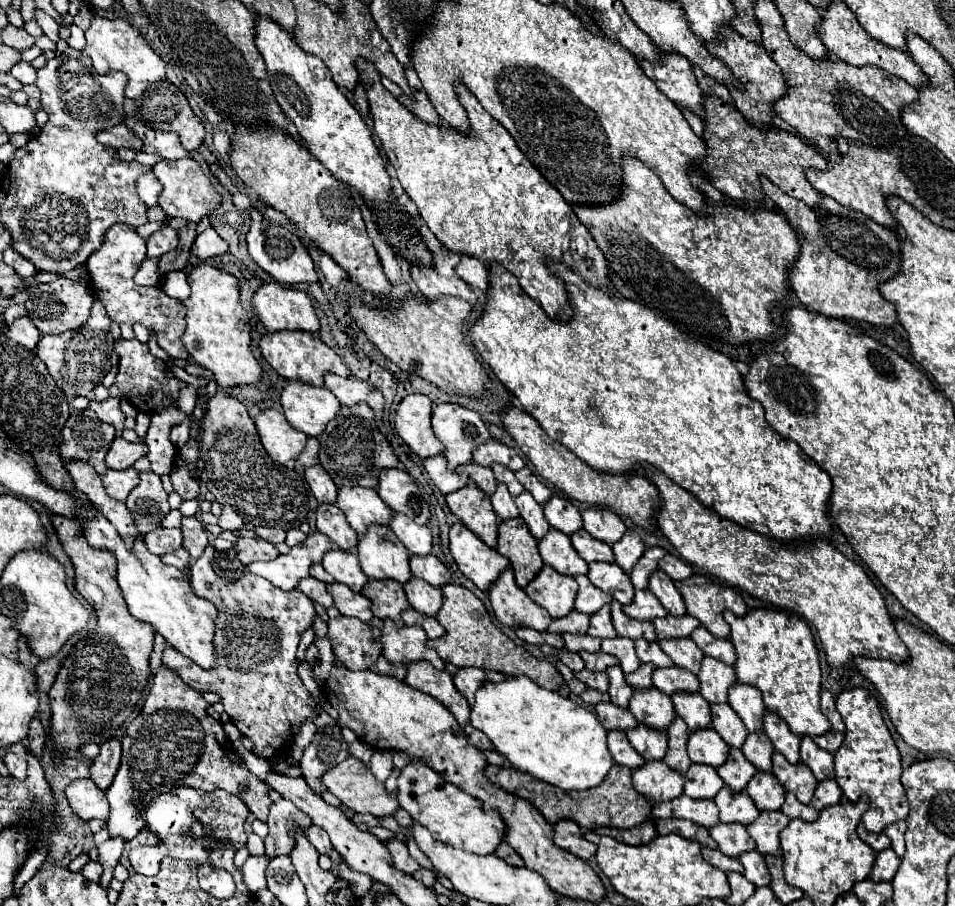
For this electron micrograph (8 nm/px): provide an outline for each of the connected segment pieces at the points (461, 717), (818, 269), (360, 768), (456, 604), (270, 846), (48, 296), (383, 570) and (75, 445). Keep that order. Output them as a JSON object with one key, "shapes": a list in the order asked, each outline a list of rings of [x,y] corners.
{"shapes":[[[[426,661],[410,663],[408,665],[406,683],[412,689],[418,689],[418,691],[428,693],[434,699],[438,699],[456,717],[458,725],[462,727],[464,735],[468,737],[468,741],[474,747],[478,747],[482,751],[494,751],[494,745],[490,745],[488,737],[482,735],[482,733],[478,733],[478,729],[474,729],[470,725],[470,707],[468,707],[468,701],[454,687],[452,675],[448,671],[438,671],[438,669],[434,669]]],[[[760,177],[760,183],[764,187],[764,195],[778,205],[788,223],[798,231],[800,255],[788,267],[788,281],[802,305],[826,317],[858,319],[882,327],[894,325],[894,305],[878,291],[878,285],[894,277],[900,269],[900,241],[894,231],[826,195],[820,197],[820,205],[808,207],[782,193],[766,177]]],[[[352,755],[324,775],[324,785],[328,787],[330,793],[334,793],[342,801],[342,805],[346,805],[348,809],[354,809],[356,813],[370,813],[374,817],[384,817],[384,815],[394,815],[400,807],[396,793],[388,793],[384,783],[378,781],[372,775],[372,771]]],[[[448,583],[442,587],[442,595],[444,595],[444,605],[436,615],[436,619],[446,629],[446,635],[434,641],[426,641],[426,645],[428,649],[434,649],[450,667],[456,669],[480,667],[480,669],[494,669],[504,675],[526,675],[540,687],[546,687],[550,691],[558,691],[562,687],[564,679],[558,673],[558,669],[546,659],[536,659],[524,647],[516,645],[508,635],[504,635],[490,619],[484,603],[472,591]]],[[[280,799],[270,805],[266,823],[270,827],[270,833],[266,835],[264,843],[266,843],[266,857],[270,859],[278,855],[288,855],[294,849],[292,831],[304,833],[312,825],[310,817],[306,817],[306,813],[302,813],[298,807],[294,807],[294,803],[286,799]]],[[[56,279],[44,285],[34,285],[28,289],[28,299],[26,299],[26,309],[30,313],[30,321],[38,327],[40,333],[44,335],[60,335],[70,329],[82,327],[88,317],[90,317],[90,307],[94,303],[94,295],[90,293],[90,287],[82,283],[74,283],[68,279]]],[[[372,525],[356,547],[360,567],[370,579],[394,579],[406,583],[412,579],[408,559],[410,551],[398,541],[390,527]]],[[[90,409],[74,413],[64,429],[62,429],[62,445],[60,453],[64,461],[86,461],[96,473],[106,473],[108,467],[104,457],[114,441],[114,429],[98,417]]]]}

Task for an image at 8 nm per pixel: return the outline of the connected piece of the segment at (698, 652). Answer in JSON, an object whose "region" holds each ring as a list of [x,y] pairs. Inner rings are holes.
{"region":[[[684,637],[684,639],[658,639],[658,645],[664,649],[664,653],[668,653],[674,661],[674,665],[688,669],[692,673],[700,671],[700,661],[704,657],[702,649],[698,649],[698,645],[694,645],[692,637]]]}

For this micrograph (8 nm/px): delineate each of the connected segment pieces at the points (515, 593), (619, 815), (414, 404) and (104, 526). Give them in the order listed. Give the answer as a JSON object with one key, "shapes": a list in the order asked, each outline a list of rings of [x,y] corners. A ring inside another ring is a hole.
{"shapes":[[[[506,567],[488,591],[490,603],[496,619],[510,627],[532,627],[536,631],[546,631],[552,617],[546,609],[536,605],[524,589],[514,581],[514,573]]],[[[488,765],[486,777],[492,783],[498,783],[508,793],[530,801],[544,815],[544,819],[552,825],[558,823],[560,819],[572,819],[584,831],[590,831],[594,825],[630,829],[630,827],[642,825],[648,817],[652,817],[650,799],[644,799],[642,795],[638,795],[638,791],[632,785],[632,771],[628,767],[622,767],[622,765],[614,765],[610,769],[606,781],[594,789],[588,789],[588,791],[562,791],[558,787],[552,787],[544,781],[530,777],[528,773],[522,773],[522,771],[512,769],[512,767],[498,767],[498,765]]],[[[408,395],[396,411],[396,431],[404,443],[422,459],[444,453],[430,425],[432,401],[426,395]]],[[[94,509],[94,513],[96,517],[86,521],[86,539],[90,541],[90,545],[98,549],[108,549],[114,553],[118,561],[118,585],[122,589],[122,595],[126,599],[130,613],[136,619],[154,625],[156,633],[160,633],[176,651],[180,651],[184,657],[194,661],[198,667],[212,669],[212,665],[216,663],[212,641],[216,631],[214,621],[216,621],[218,609],[210,601],[198,597],[192,591],[190,581],[180,569],[174,569],[172,565],[162,563],[158,555],[150,553],[142,539],[134,543],[132,551],[126,549],[122,537],[110,525],[110,521],[100,511]]]]}

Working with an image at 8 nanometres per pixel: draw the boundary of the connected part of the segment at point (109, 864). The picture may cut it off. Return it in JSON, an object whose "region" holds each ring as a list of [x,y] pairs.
{"region":[[[120,837],[110,839],[110,841],[106,841],[104,845],[98,847],[98,851],[100,851],[98,861],[100,861],[102,867],[104,867],[104,873],[102,873],[102,881],[100,881],[100,885],[102,885],[104,889],[110,889],[112,873],[114,873],[114,867],[118,865],[118,859],[120,859],[120,855],[122,855],[122,849],[124,849],[124,841],[122,841]]]}

